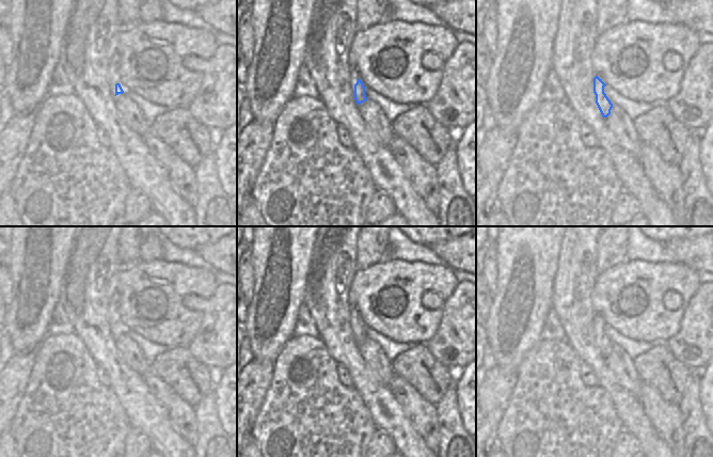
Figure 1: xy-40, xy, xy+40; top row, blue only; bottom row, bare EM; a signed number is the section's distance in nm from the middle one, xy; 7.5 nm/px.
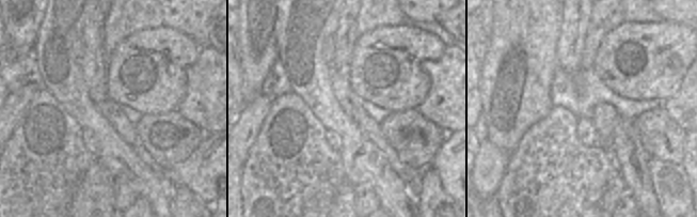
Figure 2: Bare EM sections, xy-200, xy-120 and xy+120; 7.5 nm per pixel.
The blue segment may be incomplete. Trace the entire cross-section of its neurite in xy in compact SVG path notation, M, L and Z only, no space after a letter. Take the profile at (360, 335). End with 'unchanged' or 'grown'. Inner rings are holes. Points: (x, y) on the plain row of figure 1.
M350 305L350 319L352 321L352 333L358 344L367 340L365 334L365 326L362 319L359 316L359 311L353 306Z | grown

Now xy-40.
M111 281L109 282L109 306L107 313L109 315L109 324L113 328L113 333L115 335L123 333L124 330L120 324L120 294L113 290Z | grown

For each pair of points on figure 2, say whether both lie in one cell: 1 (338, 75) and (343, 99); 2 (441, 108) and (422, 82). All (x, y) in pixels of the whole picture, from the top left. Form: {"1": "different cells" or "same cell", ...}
{"1": "same cell", "2": "different cells"}

